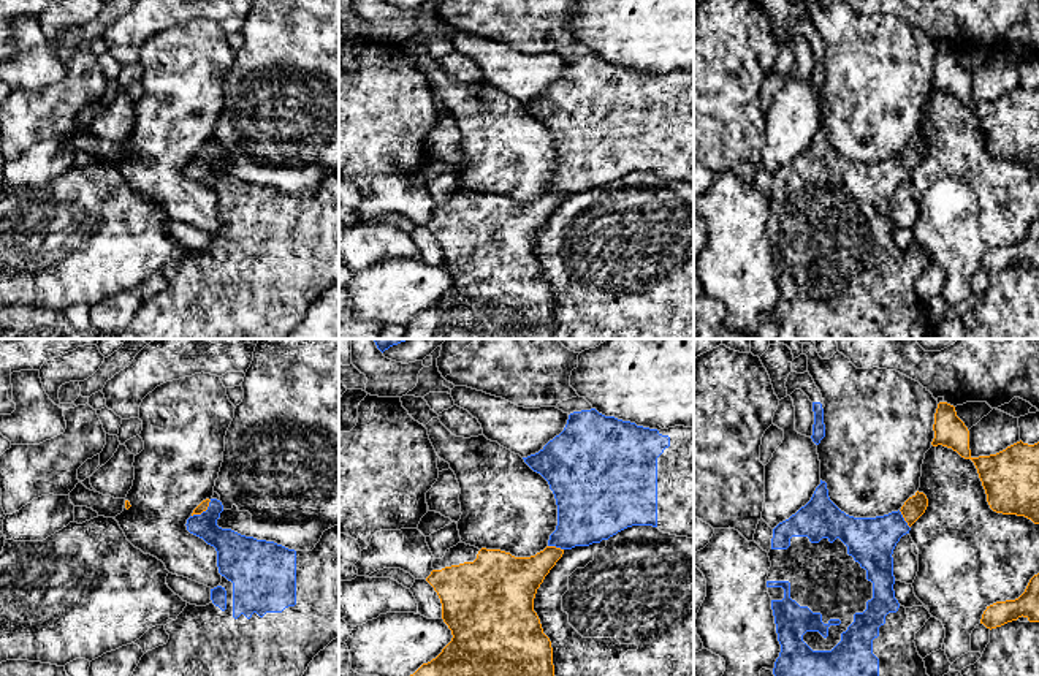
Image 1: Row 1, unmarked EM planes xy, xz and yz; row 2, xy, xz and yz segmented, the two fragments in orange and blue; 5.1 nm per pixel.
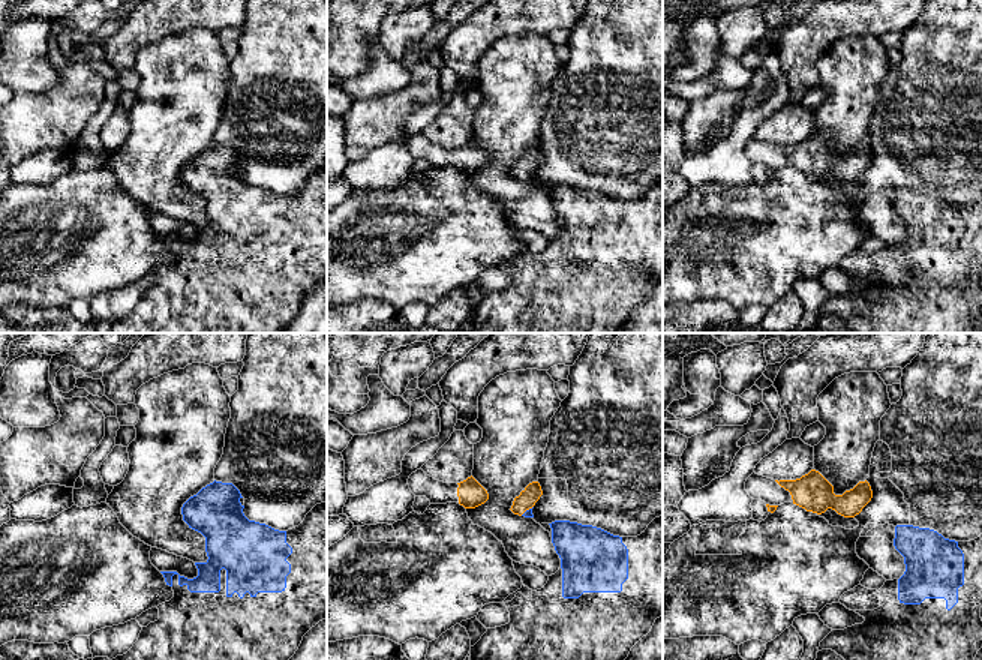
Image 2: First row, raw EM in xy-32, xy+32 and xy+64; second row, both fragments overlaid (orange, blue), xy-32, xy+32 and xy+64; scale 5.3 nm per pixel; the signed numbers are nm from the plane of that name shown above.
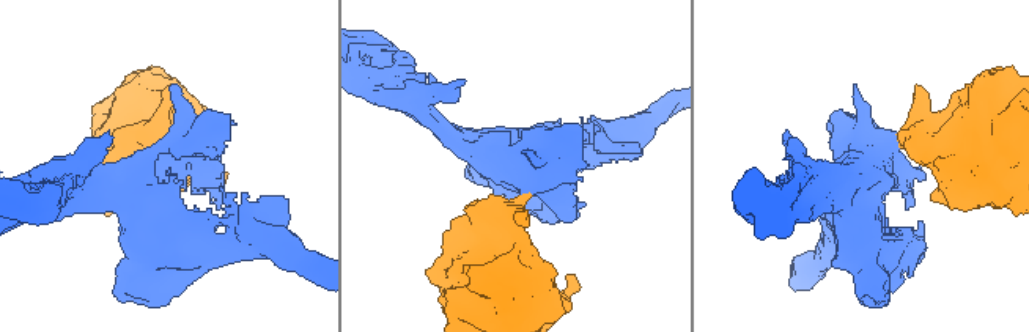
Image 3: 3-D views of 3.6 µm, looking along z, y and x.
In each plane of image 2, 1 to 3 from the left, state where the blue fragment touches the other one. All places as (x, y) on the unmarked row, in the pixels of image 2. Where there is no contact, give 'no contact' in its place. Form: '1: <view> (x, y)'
1: no contact
2: xy+32 (526, 173)
3: no contact

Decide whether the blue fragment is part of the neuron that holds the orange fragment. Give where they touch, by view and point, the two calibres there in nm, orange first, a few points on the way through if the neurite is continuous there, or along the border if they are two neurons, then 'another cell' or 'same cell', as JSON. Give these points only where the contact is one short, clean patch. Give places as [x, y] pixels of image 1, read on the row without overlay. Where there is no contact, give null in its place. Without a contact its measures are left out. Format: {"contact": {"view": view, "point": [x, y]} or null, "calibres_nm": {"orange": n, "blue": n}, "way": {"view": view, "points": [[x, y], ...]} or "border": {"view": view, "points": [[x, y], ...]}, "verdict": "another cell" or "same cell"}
{"contact": {"view": "xy", "point": [203, 155]}, "calibres_nm": {"orange": 50, "blue": 160}, "way": {"view": "xy", "points": [[205, 149], [203, 155], [205, 167], [233, 193]]}, "verdict": "same cell"}

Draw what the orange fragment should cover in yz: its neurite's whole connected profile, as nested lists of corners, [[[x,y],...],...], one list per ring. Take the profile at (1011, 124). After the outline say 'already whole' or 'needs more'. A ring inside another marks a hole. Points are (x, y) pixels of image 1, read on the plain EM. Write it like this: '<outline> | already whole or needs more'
[[[947,47],[938,49],[933,76],[933,92],[952,93],[974,108],[993,157],[1039,169],[1039,87],[1028,90],[1020,85],[996,100],[972,103],[969,76]]] | already whole

